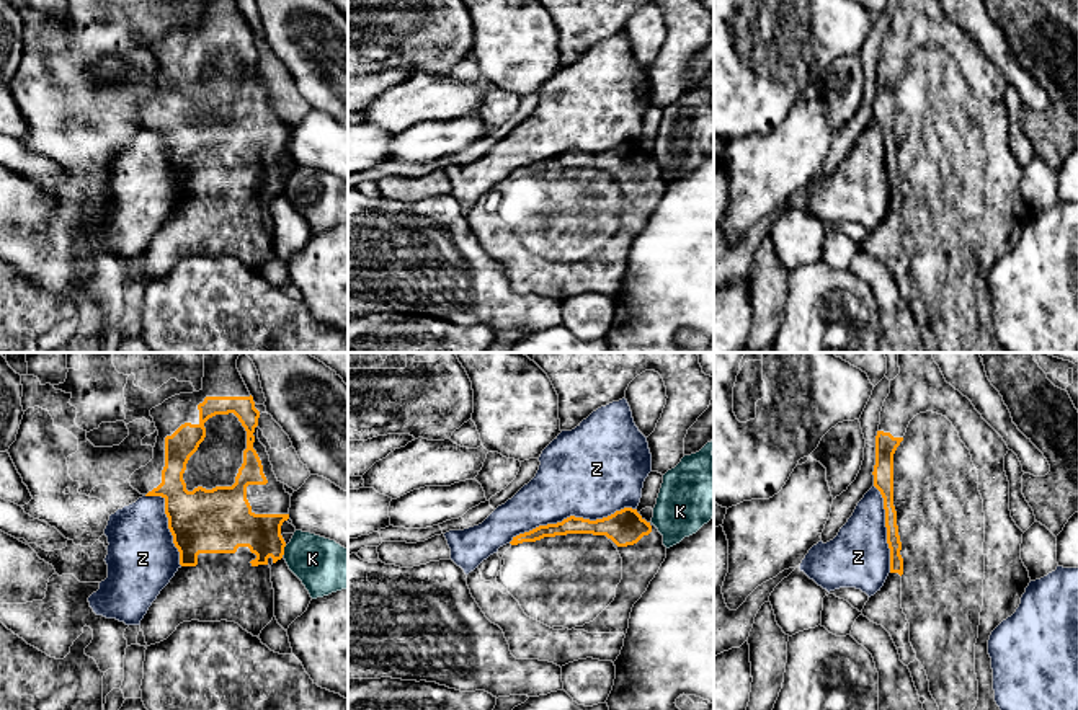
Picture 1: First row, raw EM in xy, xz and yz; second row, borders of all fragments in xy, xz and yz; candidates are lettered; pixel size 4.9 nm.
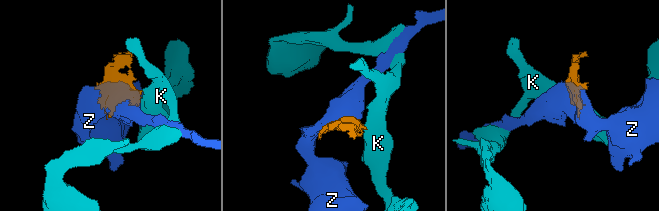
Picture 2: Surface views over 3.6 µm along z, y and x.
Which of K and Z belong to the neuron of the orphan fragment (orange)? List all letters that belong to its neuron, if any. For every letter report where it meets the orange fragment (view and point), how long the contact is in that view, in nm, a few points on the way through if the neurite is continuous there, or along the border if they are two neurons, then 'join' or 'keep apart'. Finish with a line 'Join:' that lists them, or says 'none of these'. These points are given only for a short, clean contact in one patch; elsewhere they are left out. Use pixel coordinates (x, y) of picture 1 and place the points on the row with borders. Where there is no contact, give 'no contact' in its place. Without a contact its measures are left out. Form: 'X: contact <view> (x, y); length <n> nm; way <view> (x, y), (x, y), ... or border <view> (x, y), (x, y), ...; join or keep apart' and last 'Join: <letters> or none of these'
K: contact xy (283, 550); length 60 nm; border xy (286, 545), (281, 555); keep apart
Z: contact xz (572, 516); length 650 nm; keep apart
Join: none of these

